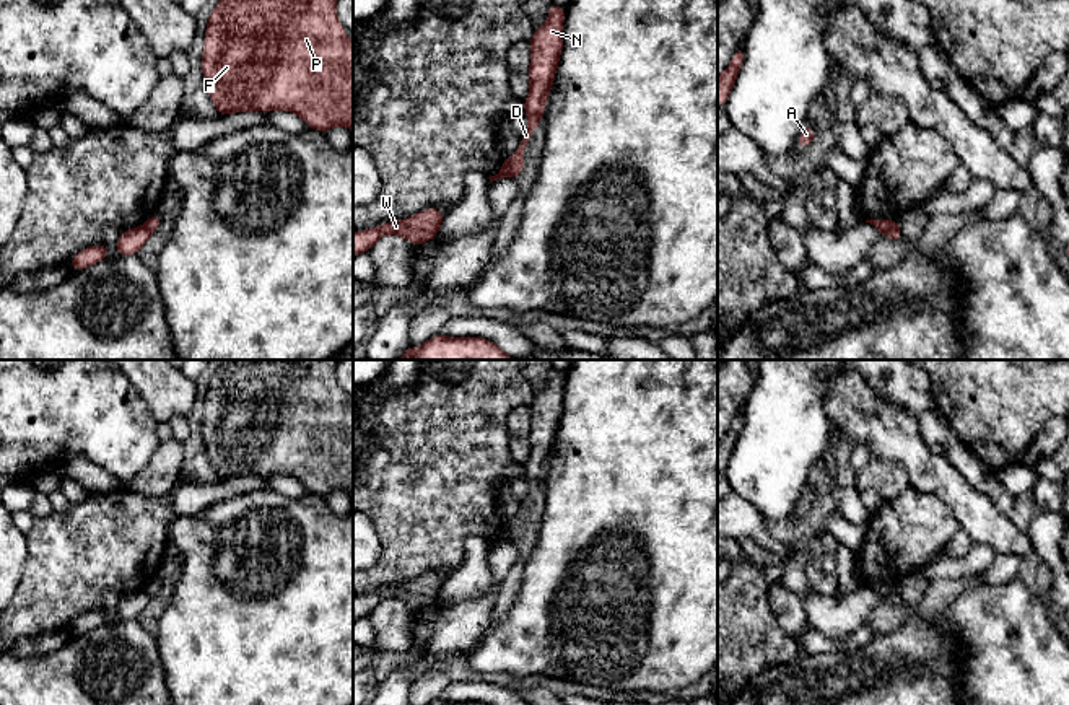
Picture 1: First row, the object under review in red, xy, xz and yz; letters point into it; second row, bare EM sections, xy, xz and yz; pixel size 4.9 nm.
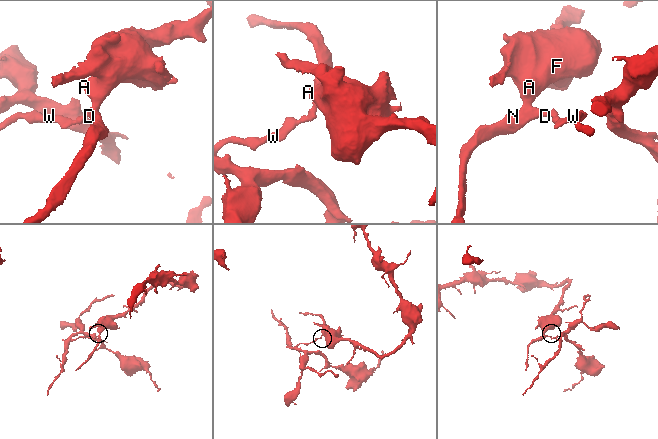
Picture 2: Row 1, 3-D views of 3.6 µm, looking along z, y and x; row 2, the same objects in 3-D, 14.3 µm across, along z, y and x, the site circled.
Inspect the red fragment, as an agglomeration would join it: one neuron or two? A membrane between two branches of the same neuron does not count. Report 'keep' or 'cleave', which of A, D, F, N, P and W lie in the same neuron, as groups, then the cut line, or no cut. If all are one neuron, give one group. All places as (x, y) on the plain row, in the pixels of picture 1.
cleave | A D F N P / W | xz (506, 525), (513, 541)

